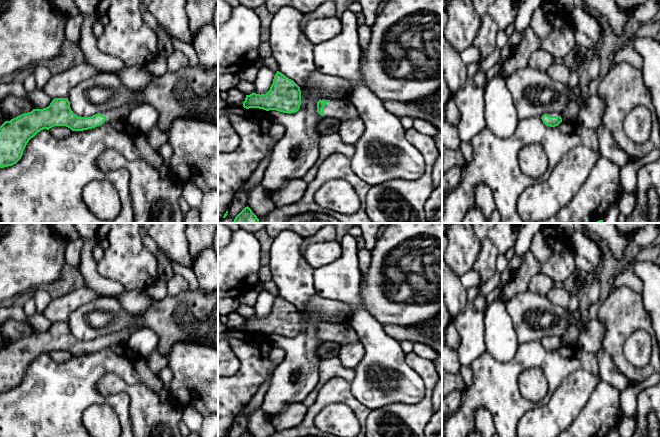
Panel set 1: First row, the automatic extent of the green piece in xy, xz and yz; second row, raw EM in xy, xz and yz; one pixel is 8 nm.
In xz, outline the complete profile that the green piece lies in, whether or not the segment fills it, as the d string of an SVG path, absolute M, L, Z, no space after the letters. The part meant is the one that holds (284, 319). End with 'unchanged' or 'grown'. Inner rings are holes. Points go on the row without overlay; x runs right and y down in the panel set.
M279 295L276 296L270 314L266 318L246 319L243 326L243 331L246 333L259 332L289 338L297 336L300 329L300 311Z; unchanged

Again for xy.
M188 288L177 296L167 295L155 301L144 313L138 314L134 326L91 341L78 341L71 334L68 322L55 322L46 332L33 333L5 345L0 350L0 392L16 388L21 383L29 364L43 353L49 354L54 350L66 350L72 355L92 353L112 344L126 344L131 334L143 327L151 328L158 334L157 351L165 358L173 345L178 342L193 342L218 349L218 290L206 294L200 288L196 290Z; grown

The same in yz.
M556 336L546 337L541 341L541 343L545 349L550 351L558 350L562 346L560 338Z; grown

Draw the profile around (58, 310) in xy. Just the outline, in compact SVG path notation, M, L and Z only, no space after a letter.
M80 287L66 295L52 299L42 314L52 323L67 322L75 309L100 296L102 295L91 289Z

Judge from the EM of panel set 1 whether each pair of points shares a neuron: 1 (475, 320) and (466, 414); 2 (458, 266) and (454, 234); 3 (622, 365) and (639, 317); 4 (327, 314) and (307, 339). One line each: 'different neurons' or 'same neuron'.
1: different neurons
2: same neuron
3: same neuron
4: same neuron

